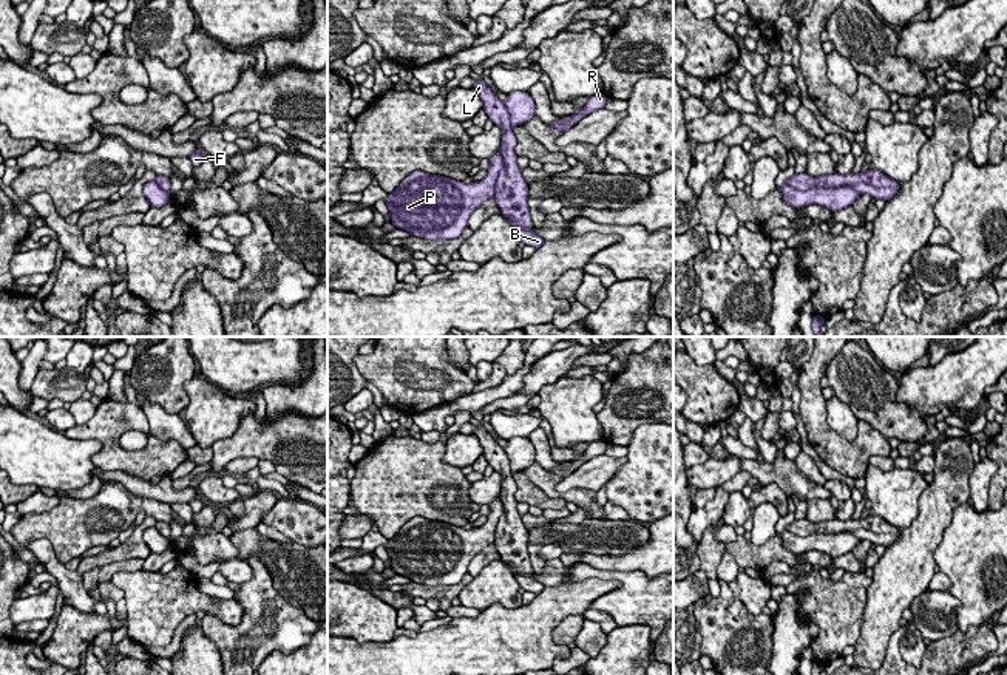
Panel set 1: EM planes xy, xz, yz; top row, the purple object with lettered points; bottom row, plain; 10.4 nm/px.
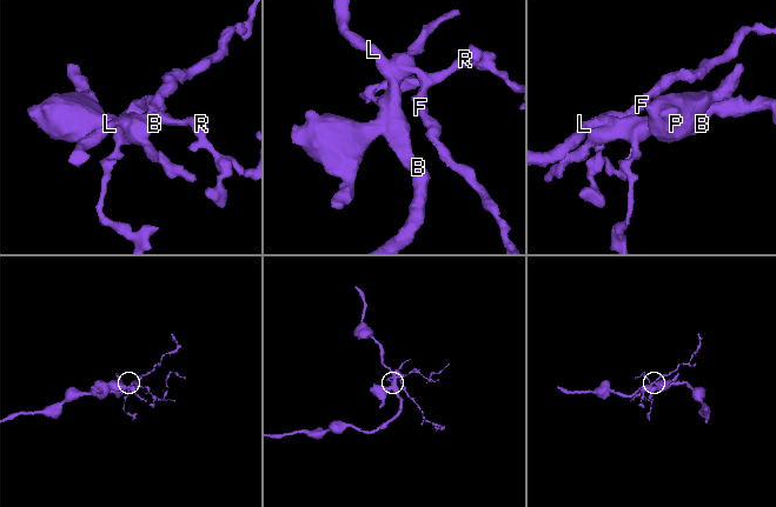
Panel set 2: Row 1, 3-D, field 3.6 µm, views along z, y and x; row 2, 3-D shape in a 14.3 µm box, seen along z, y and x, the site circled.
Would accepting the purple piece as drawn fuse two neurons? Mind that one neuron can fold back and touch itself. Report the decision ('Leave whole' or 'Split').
Split

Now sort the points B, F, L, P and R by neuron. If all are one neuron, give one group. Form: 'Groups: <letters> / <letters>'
Groups: B L / F P R

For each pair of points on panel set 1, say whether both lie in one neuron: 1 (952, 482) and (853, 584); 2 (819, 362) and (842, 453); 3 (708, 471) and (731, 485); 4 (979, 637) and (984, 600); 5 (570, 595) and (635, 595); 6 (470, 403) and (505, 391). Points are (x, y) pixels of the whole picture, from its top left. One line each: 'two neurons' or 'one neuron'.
1: two neurons
2: one neuron
3: two neurons
4: two neurons
5: two neurons
6: one neuron

